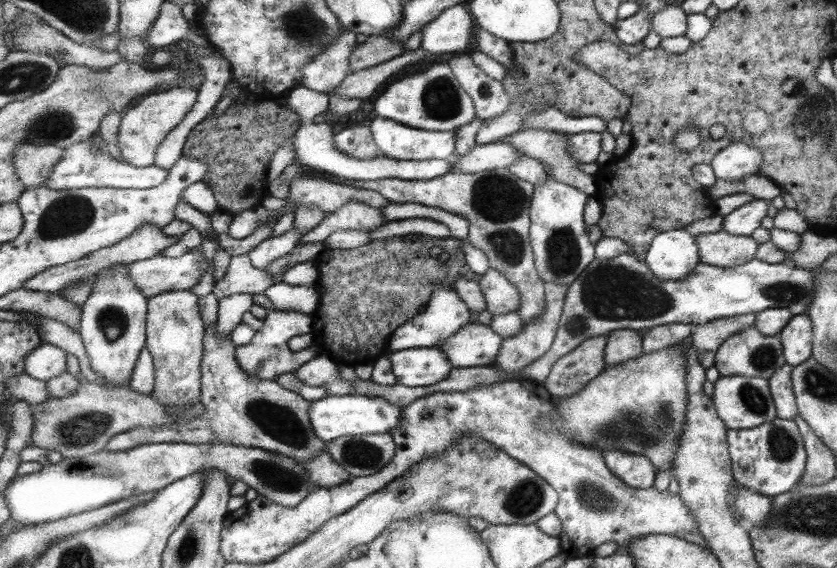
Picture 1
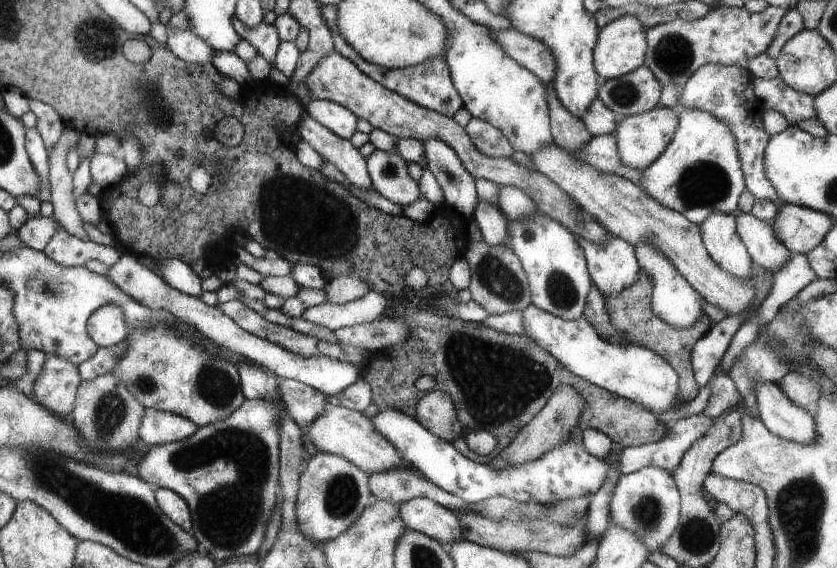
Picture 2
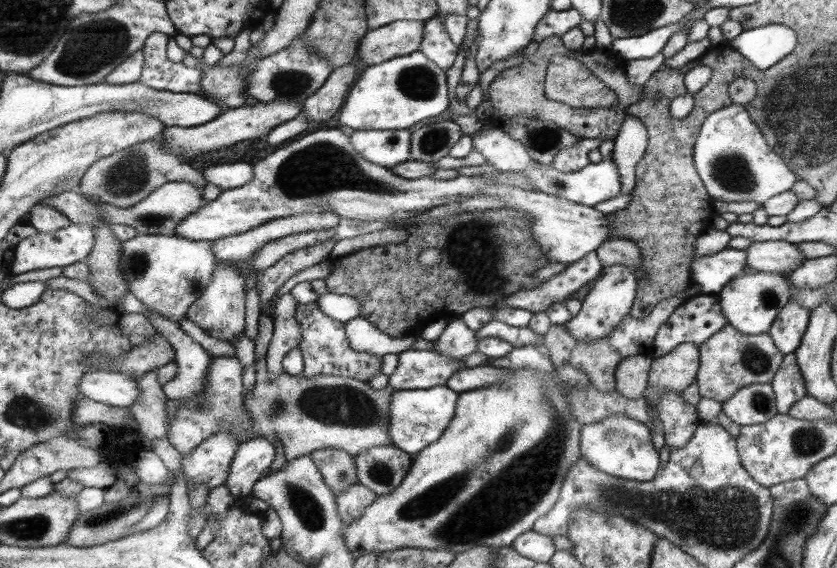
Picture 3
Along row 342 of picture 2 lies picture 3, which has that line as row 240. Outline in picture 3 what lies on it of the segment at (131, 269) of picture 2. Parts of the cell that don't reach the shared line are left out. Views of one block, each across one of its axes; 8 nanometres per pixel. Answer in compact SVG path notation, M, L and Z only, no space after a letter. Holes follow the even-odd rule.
M322 210L322 212L301 212L295 216L284 216L283 218L274 218L269 222L264 222L255 228L250 228L247 232L240 232L233 236L224 236L217 240L211 240L212 251L217 261L234 262L242 264L248 262L250 256L259 250L266 242L297 234L298 232L307 232L308 230L322 230L322 228L336 228L338 225L338 216L334 212Z

